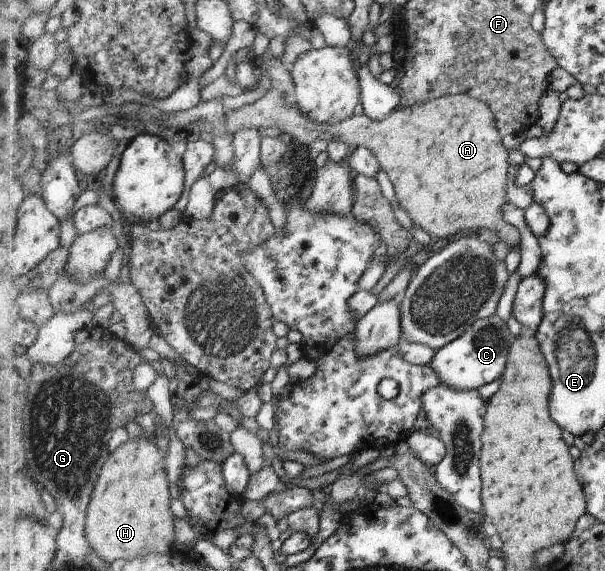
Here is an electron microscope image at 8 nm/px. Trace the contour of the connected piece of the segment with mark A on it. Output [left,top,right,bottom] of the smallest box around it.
[226,37,515,245]

